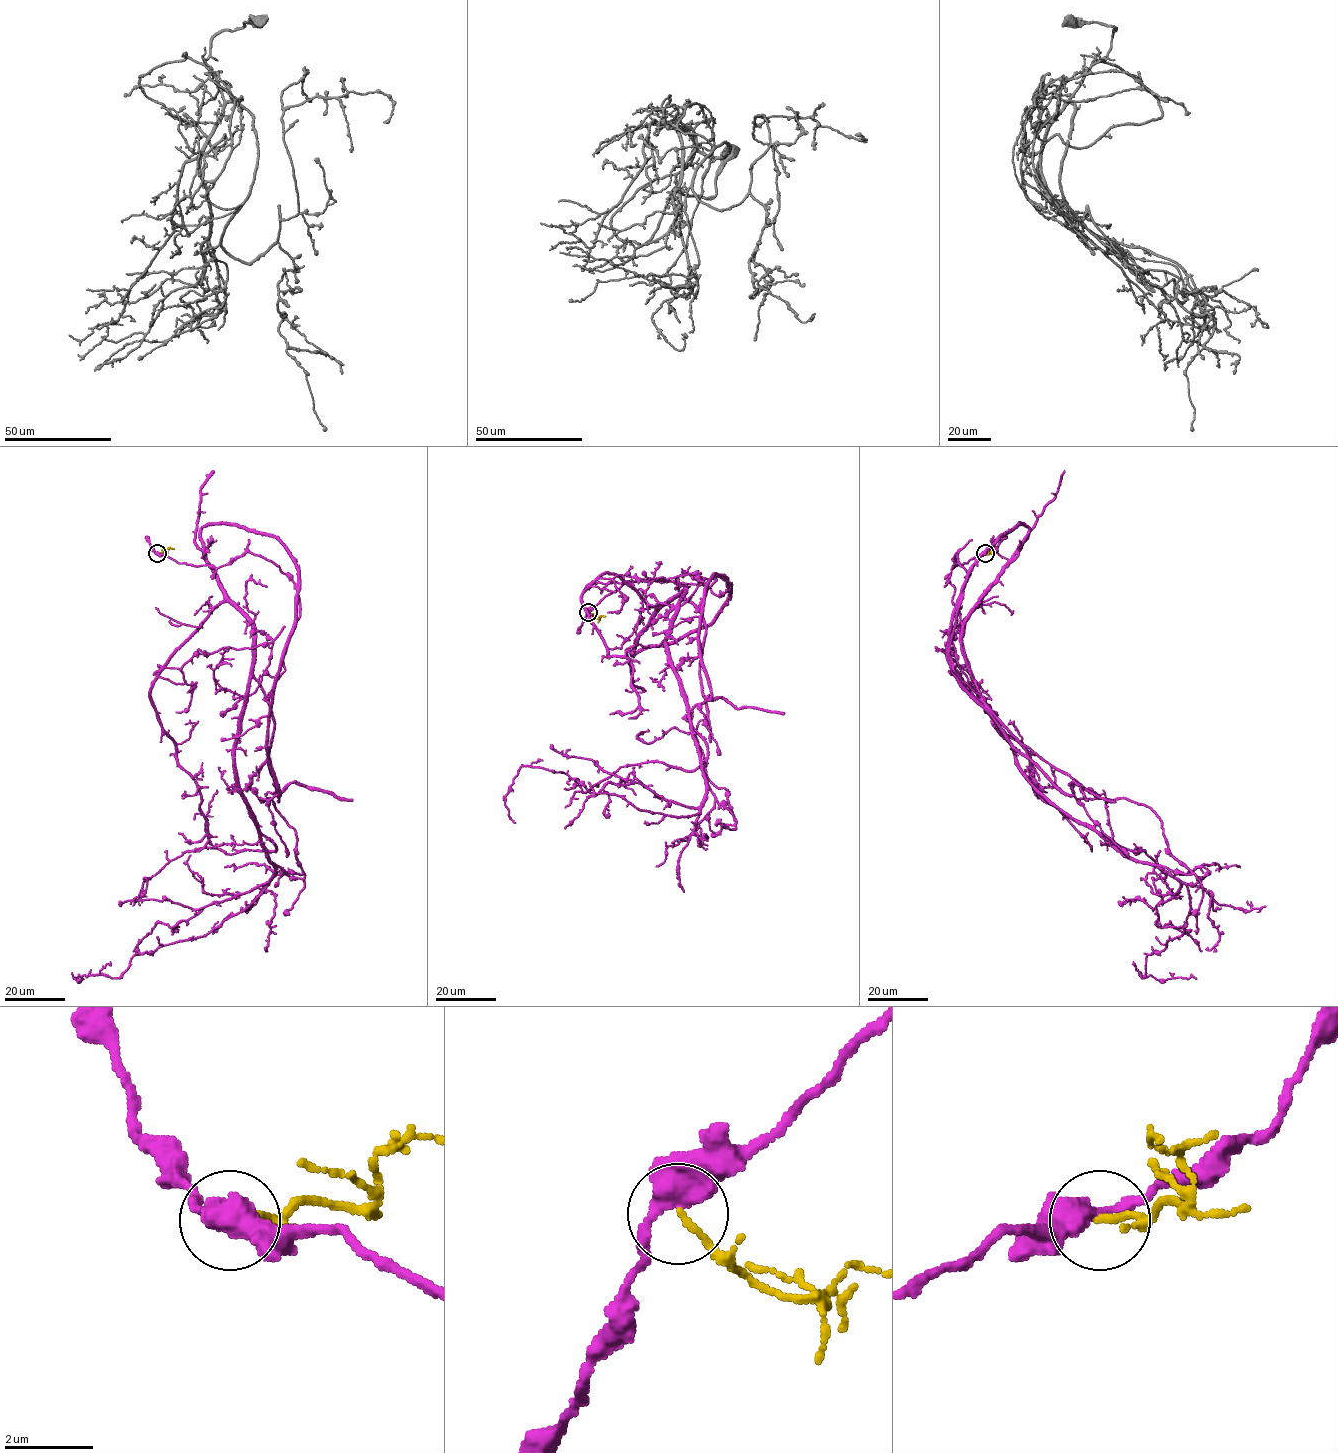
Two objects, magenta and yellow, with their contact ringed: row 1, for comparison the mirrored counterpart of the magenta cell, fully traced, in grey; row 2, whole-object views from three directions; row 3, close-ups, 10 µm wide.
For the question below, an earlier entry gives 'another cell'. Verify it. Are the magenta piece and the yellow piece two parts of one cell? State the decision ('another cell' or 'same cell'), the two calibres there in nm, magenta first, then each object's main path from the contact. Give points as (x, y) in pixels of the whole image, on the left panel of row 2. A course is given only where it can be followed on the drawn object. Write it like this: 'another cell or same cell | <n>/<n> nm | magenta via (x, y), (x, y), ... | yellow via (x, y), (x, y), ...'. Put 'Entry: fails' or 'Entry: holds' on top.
Entry: holds
another cell | 480/140 nm | magenta via (157, 553), (216, 568), (260, 555), (297, 591), (267, 759), (241, 793), (274, 875), (203, 936), (83, 979) | yellow via (157, 553), (174, 549)

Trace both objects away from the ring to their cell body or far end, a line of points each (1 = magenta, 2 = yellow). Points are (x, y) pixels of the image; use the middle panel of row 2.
1: (589, 611), (627, 581), (728, 581), (673, 668), (703, 805), (522, 766), (515, 823)
2: (589, 612), (595, 617), (605, 616)

